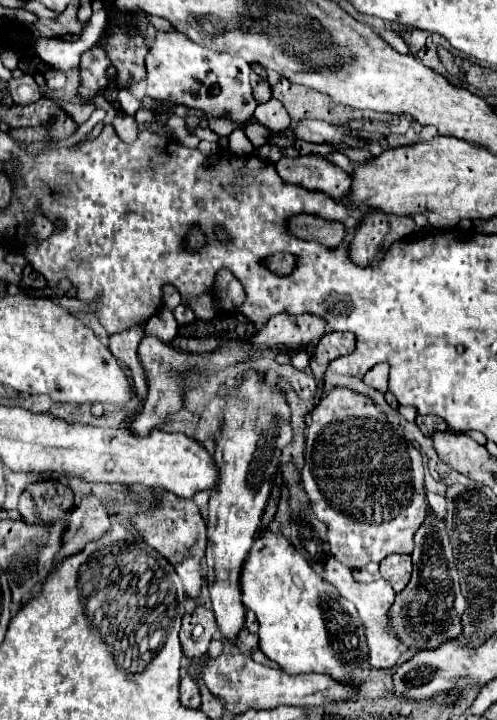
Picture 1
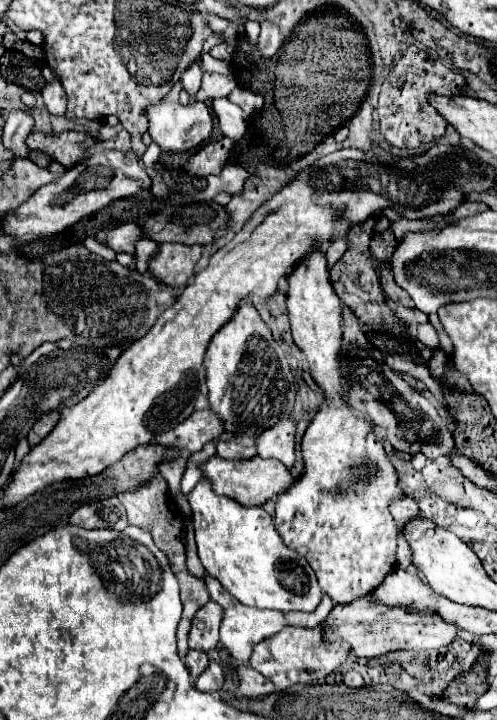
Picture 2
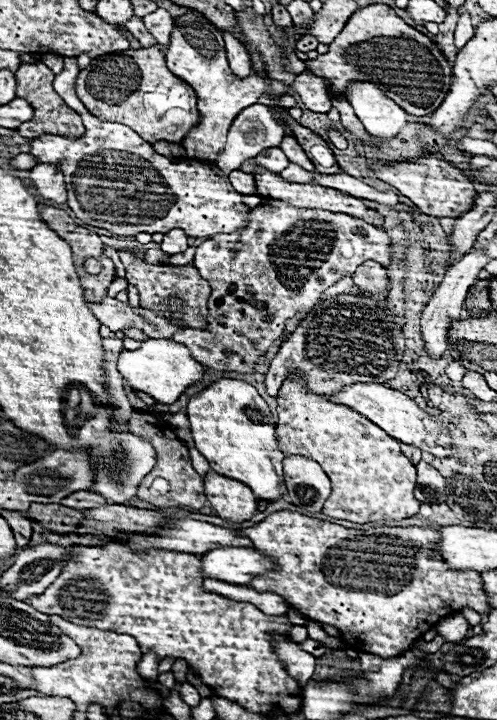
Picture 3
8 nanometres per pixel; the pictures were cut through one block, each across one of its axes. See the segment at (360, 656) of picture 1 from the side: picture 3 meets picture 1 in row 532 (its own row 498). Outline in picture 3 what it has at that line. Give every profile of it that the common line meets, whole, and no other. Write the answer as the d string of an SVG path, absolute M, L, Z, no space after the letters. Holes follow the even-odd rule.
M222 378L192 396L186 414L196 448L210 462L214 472L244 482L260 500L274 502L286 494L282 472L282 460L286 456L278 448L270 406L254 386L242 380Z

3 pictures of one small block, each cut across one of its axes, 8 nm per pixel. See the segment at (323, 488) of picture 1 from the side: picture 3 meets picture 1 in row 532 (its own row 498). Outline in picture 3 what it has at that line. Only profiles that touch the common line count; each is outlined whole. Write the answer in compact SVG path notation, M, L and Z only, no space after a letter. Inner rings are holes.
M290 374L280 390L278 390L278 424L276 424L276 438L278 446L284 454L298 454L316 460L322 470L328 474L332 482L332 494L324 504L324 514L364 524L364 522L388 522L388 520L402 520L418 514L420 502L414 498L416 488L416 468L414 464L402 454L400 444L396 438L388 436L382 428L374 422L358 414L356 410L330 402L326 396L306 390L304 380L300 374Z

